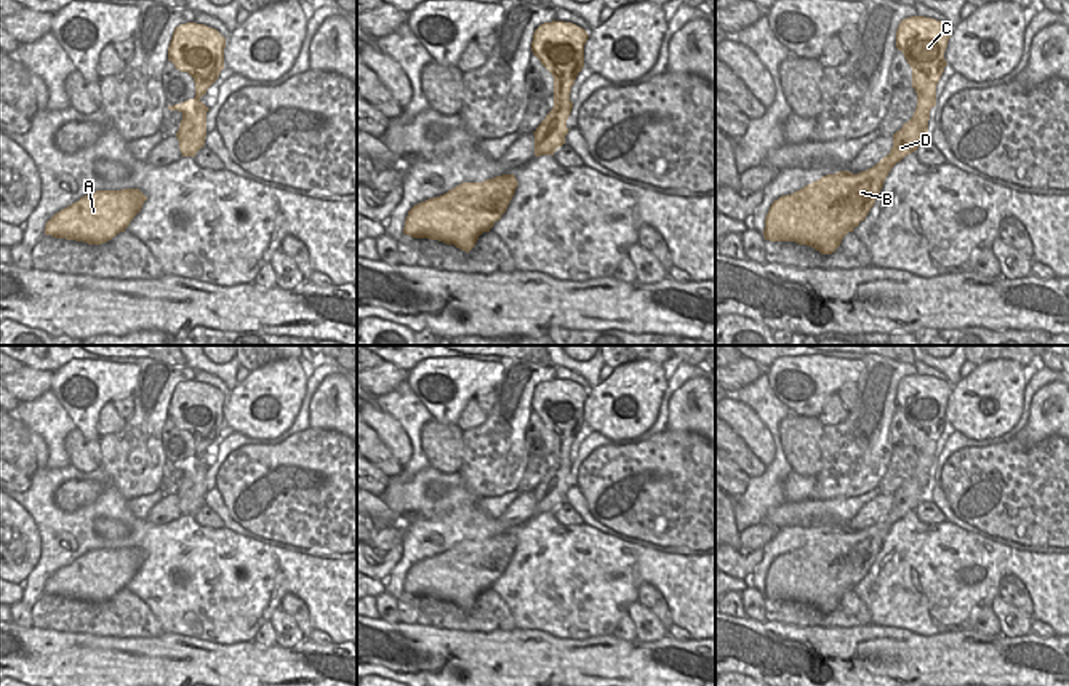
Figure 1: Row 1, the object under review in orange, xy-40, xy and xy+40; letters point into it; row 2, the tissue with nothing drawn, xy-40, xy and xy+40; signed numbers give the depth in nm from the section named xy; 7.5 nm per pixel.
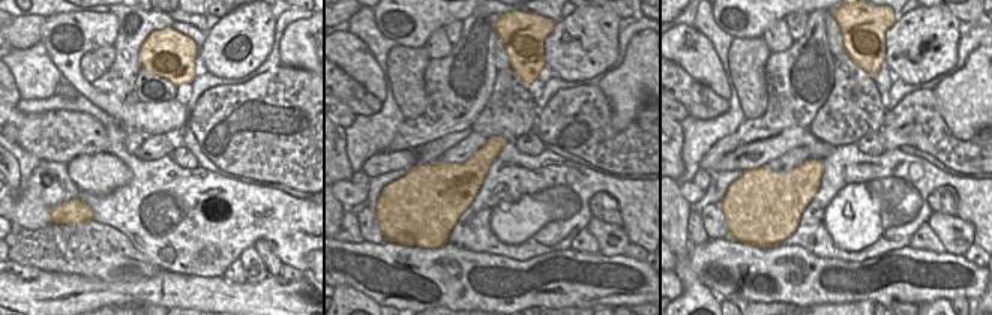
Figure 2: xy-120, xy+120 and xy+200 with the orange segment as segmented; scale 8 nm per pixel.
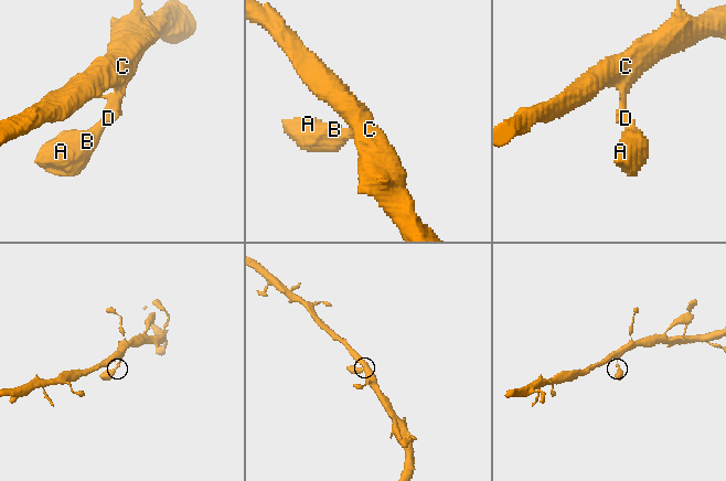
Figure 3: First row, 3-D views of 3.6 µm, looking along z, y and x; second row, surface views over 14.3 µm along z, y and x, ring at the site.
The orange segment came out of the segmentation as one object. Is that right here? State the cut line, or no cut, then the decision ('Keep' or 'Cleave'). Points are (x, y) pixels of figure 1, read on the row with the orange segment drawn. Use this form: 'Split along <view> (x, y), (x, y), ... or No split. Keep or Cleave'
No split. Keep.

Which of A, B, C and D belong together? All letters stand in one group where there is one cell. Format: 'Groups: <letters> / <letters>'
Groups: A B C D.

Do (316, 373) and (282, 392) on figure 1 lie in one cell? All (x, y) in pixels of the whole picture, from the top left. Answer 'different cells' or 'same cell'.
different cells

